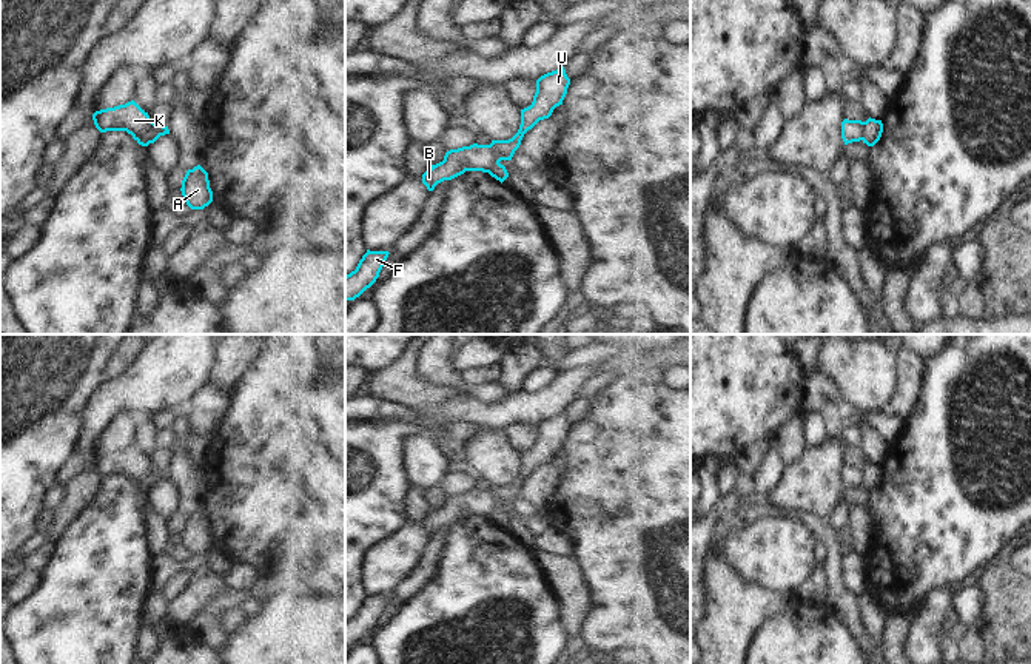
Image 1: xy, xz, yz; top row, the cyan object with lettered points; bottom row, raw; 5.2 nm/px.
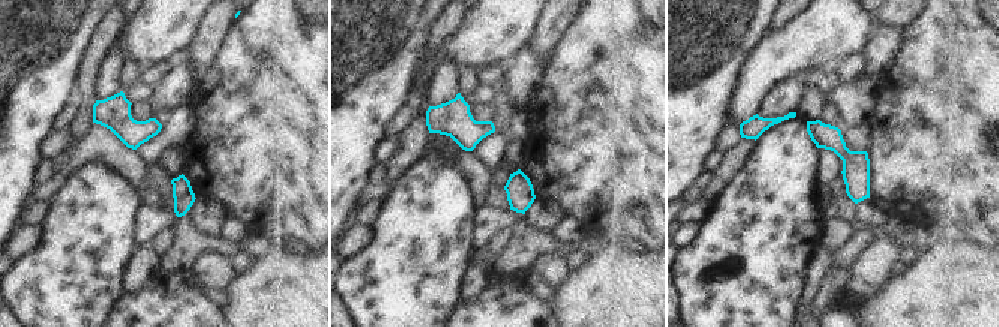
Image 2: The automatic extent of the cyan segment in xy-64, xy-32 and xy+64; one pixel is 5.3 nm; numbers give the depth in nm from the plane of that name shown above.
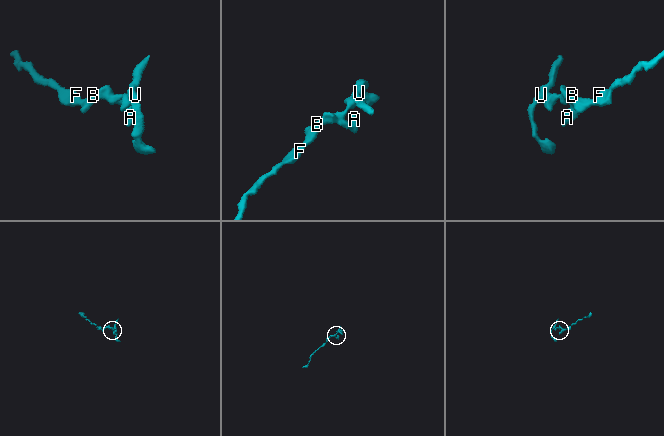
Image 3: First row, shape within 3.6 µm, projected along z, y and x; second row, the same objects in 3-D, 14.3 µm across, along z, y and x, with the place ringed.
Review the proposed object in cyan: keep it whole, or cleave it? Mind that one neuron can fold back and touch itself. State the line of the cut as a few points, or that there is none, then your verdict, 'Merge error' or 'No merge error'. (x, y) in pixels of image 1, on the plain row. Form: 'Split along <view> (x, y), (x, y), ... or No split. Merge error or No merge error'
Split along xy (153, 467), (148, 487). Merge error.

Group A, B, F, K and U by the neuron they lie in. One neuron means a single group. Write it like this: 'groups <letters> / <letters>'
groups A / B F K U

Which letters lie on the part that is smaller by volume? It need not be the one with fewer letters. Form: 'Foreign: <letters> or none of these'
Foreign: A.

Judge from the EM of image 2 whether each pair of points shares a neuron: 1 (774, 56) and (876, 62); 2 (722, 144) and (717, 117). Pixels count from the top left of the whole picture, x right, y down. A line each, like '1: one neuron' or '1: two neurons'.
1: two neurons
2: two neurons

